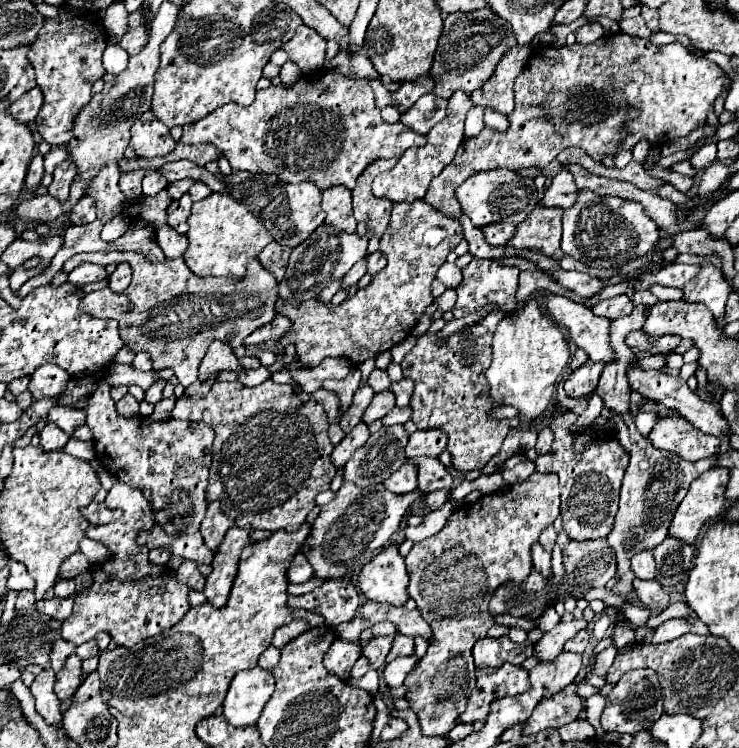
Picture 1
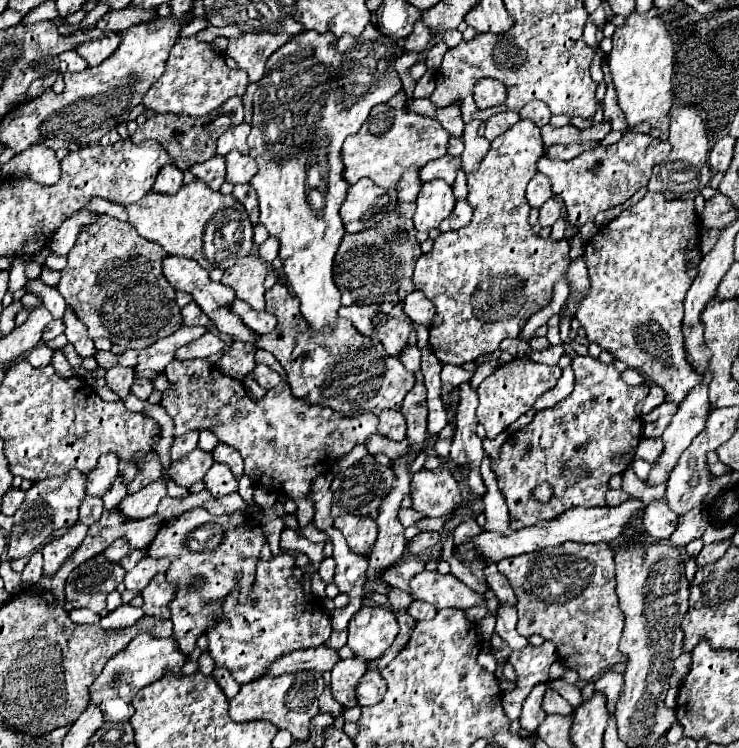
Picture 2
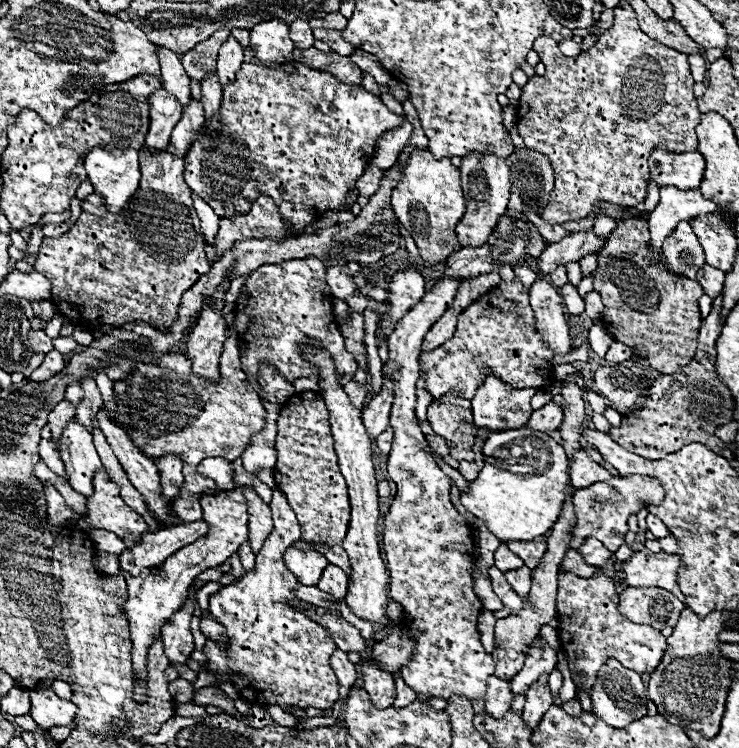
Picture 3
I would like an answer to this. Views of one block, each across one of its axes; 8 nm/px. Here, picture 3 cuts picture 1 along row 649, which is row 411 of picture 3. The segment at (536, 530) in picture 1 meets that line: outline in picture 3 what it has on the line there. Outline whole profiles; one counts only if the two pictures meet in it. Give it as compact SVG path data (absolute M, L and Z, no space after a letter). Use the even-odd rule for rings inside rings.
M448 392L446 396L434 400L428 406L428 422L438 436L444 436L448 440L452 448L450 454L456 456L458 462L474 460L472 444L478 428L474 426L474 420L472 420L470 400L462 400L452 392Z

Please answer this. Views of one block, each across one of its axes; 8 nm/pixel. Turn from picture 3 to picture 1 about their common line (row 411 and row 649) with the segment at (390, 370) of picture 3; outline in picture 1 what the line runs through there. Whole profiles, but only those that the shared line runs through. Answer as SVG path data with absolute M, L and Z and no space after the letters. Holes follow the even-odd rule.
M382 636L382 638L372 638L366 648L362 648L362 654L368 658L372 668L382 668L384 666L384 658L392 648L392 640L394 636Z

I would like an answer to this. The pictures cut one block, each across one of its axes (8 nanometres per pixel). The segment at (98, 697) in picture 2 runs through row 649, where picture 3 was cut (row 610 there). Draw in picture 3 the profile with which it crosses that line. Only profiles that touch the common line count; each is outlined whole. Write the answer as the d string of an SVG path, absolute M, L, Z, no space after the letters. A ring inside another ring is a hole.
M238 486L230 492L226 490L216 496L204 496L200 500L204 522L210 524L208 534L180 548L172 556L168 556L160 574L156 574L154 568L146 568L140 576L126 578L128 602L124 604L124 610L130 622L130 634L132 634L132 646L134 646L132 662L134 662L134 672L138 676L136 688L134 688L136 702L146 702L146 652L152 646L154 638L160 634L160 628L172 618L174 612L178 612L178 608L182 608L194 578L208 568L224 564L244 542L248 542L248 512L246 512L246 500L242 496L242 488L244 486Z

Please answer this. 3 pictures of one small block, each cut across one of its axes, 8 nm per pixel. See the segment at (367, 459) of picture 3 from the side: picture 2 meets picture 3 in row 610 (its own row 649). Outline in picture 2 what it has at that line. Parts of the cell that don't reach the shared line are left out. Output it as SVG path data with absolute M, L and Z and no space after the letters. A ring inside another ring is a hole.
M362 606L348 624L348 646L362 660L376 660L392 646L400 626L396 616L382 606Z

